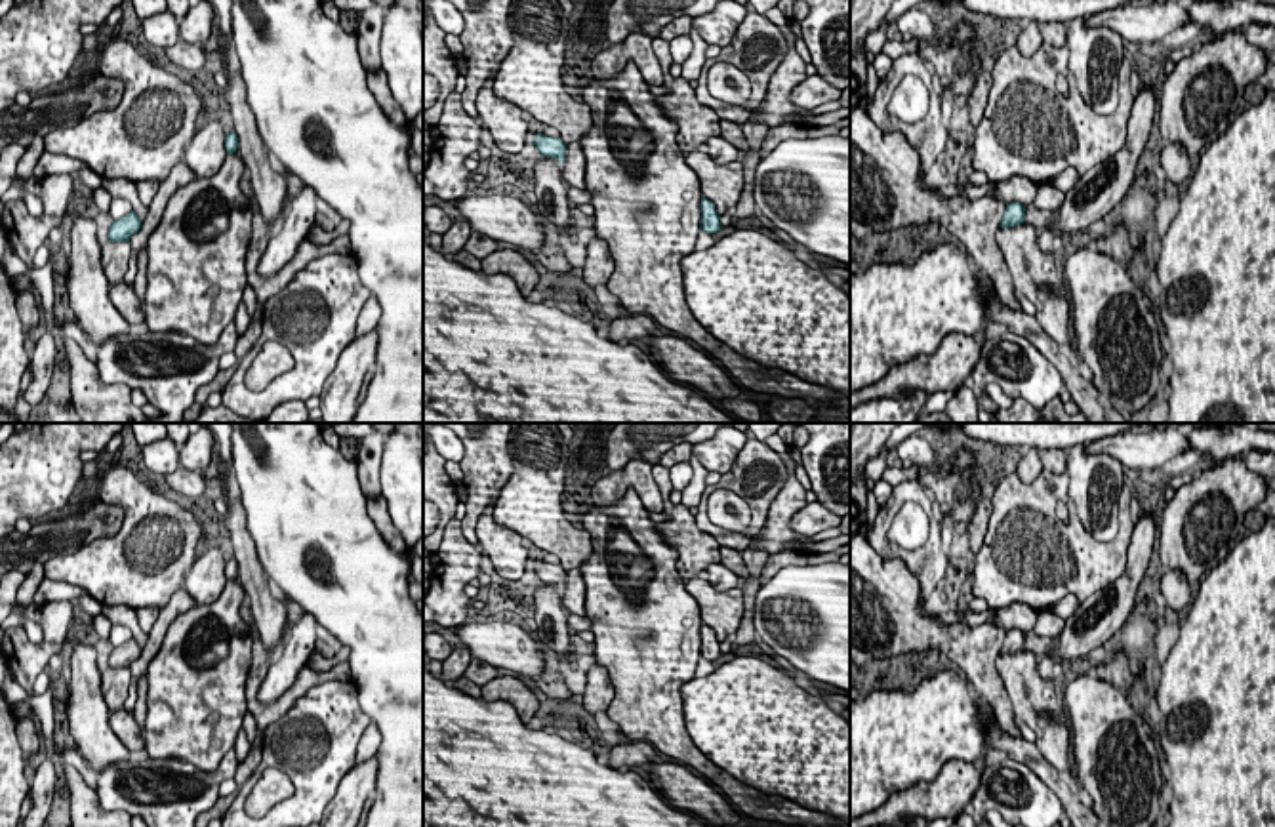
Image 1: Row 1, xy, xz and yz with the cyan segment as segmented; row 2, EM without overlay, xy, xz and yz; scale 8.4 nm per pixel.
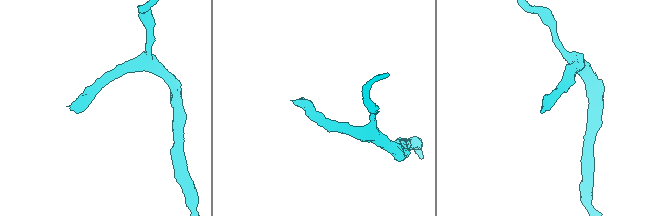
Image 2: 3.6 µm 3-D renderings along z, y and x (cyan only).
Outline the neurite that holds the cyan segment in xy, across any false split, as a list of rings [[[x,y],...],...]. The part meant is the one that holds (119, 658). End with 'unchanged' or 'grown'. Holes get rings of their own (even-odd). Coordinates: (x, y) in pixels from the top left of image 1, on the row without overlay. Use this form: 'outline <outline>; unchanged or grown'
outline [[[132,636],[122,646],[109,650],[109,663],[101,671],[101,692],[107,697],[109,707],[124,707],[130,692],[130,665],[141,656],[141,646]]]; grown

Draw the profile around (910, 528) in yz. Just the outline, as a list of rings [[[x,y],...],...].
[[[905,501],[896,513],[886,539],[903,551],[917,551],[928,539],[930,520],[922,507],[915,501]]]

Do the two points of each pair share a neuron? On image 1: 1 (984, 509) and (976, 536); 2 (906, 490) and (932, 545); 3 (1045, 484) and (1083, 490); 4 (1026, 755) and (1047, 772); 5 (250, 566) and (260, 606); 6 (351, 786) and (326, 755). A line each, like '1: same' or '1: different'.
1: same
2: same
3: different
4: same
5: same
6: different

